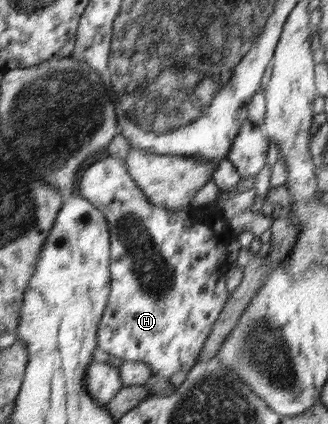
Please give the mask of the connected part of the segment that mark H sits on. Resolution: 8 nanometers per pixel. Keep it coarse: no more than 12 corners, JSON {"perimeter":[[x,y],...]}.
{"perimeter":[[123,160],[77,181],[108,221],[97,347],[187,373],[230,293],[223,235]]}

